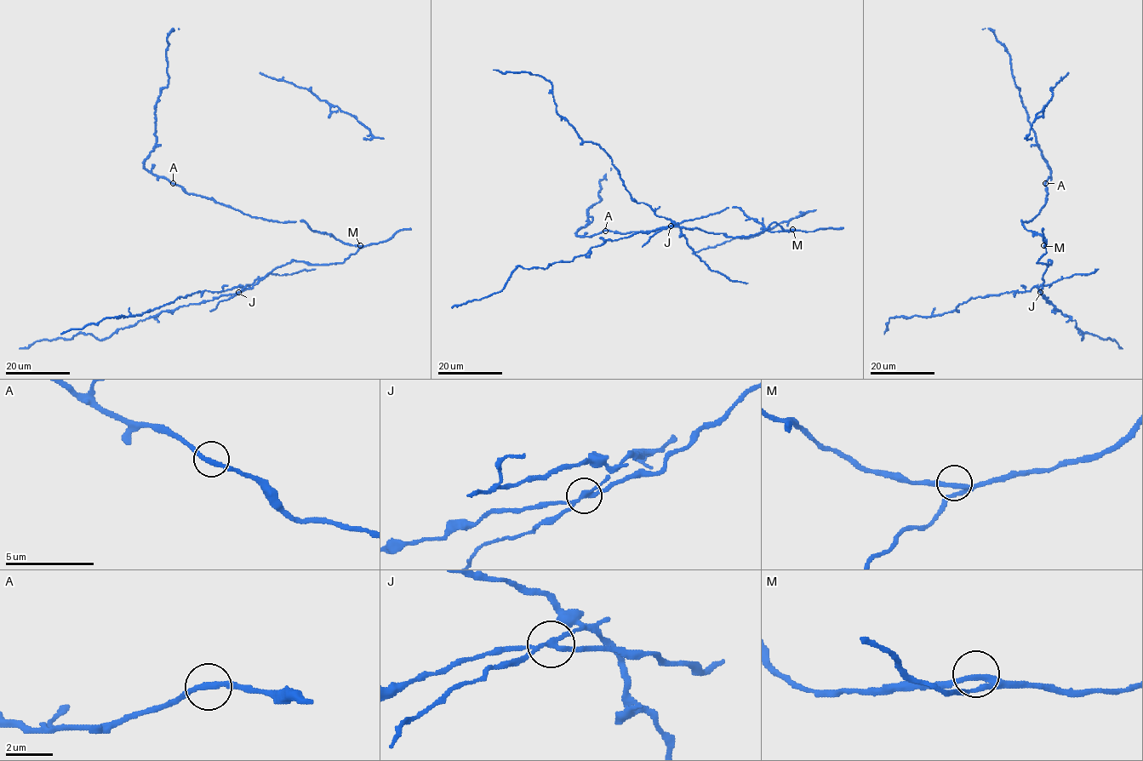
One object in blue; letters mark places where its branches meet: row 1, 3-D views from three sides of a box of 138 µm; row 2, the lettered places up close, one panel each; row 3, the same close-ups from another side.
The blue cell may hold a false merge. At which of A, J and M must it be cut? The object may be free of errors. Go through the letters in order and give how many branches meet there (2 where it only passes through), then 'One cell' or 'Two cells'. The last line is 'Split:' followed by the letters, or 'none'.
A: Branches: 2. One cell
J: Branches: 4. Two cells
M: Branches: 3. One cell
Split: J

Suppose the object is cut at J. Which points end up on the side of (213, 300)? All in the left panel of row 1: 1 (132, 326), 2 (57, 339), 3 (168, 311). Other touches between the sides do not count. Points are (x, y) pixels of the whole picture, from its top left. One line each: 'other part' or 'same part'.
1: same part
2: same part
3: same part

